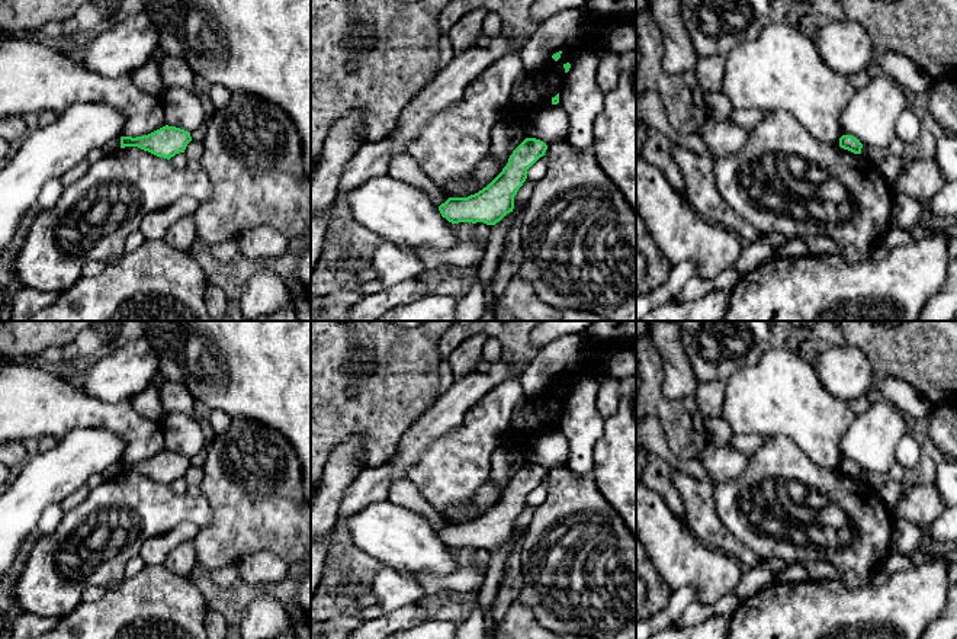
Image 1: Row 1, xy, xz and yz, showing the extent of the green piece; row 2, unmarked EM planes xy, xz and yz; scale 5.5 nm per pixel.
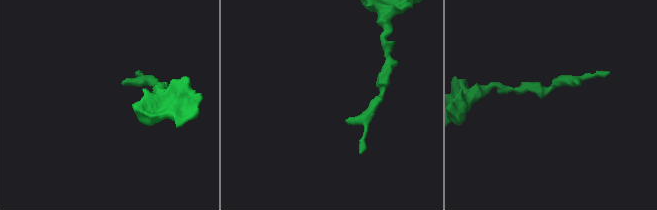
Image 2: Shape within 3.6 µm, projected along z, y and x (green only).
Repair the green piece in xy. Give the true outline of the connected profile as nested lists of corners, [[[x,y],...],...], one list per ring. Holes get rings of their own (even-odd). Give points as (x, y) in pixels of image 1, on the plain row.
[[[163,452],[148,460],[142,462],[121,462],[121,473],[138,472],[157,482],[170,485],[179,478],[184,478],[187,469],[192,466],[190,457],[176,453]]]

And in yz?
[[[842,460],[839,463],[839,472],[854,479],[861,479],[863,469],[852,460]]]

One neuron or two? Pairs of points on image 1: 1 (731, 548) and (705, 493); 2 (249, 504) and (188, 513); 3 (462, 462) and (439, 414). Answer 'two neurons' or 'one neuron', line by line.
1: one neuron
2: two neurons
3: two neurons

